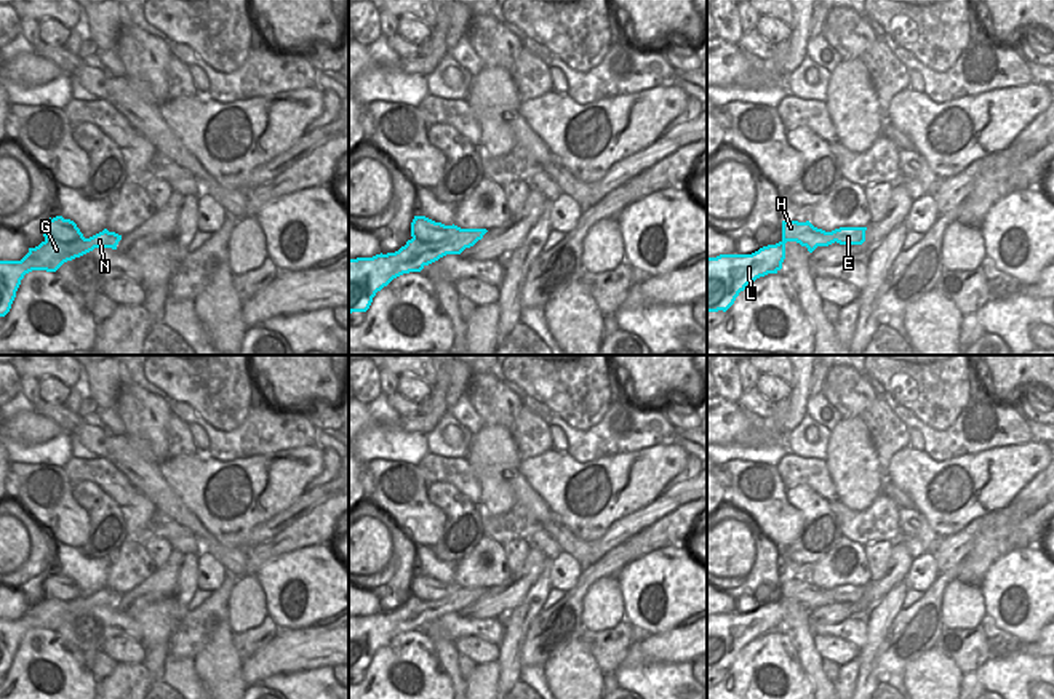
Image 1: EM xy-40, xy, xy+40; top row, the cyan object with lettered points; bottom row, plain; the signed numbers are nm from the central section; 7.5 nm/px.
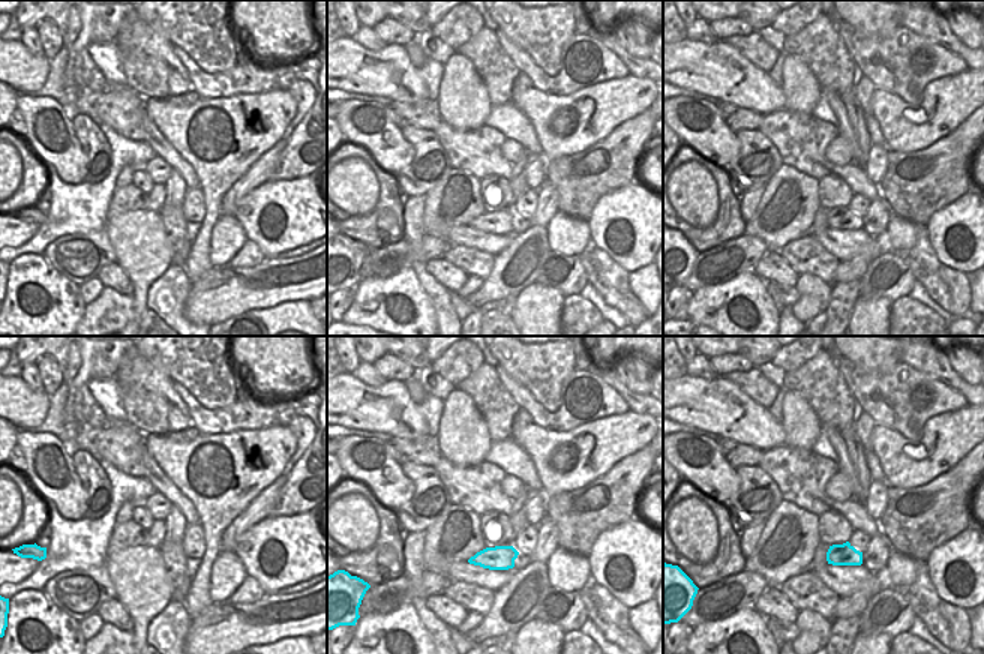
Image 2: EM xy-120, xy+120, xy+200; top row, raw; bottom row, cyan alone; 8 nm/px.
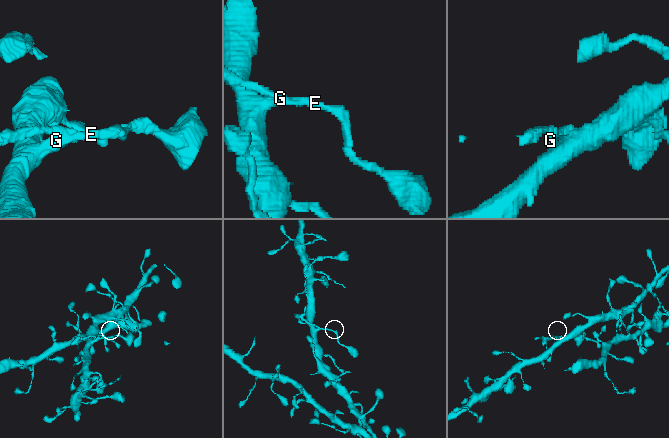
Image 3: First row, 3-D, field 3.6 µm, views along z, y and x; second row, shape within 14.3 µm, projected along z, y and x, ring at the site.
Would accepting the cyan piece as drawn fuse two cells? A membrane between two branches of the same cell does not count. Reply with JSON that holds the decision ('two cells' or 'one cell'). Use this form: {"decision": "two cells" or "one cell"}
{"decision": "two cells"}

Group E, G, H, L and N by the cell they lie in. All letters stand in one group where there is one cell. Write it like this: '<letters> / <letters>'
E G L N / H

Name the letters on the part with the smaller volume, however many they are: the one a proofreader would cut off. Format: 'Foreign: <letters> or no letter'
Foreign: H

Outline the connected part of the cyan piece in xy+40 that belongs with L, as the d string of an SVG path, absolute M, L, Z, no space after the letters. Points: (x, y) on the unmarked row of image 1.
M785 601L760 606L752 613L707 616L707 672L726 670L747 643L768 632L777 632L785 617Z

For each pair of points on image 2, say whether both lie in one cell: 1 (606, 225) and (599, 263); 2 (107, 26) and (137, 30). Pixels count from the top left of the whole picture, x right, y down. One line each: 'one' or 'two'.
1: two
2: two

